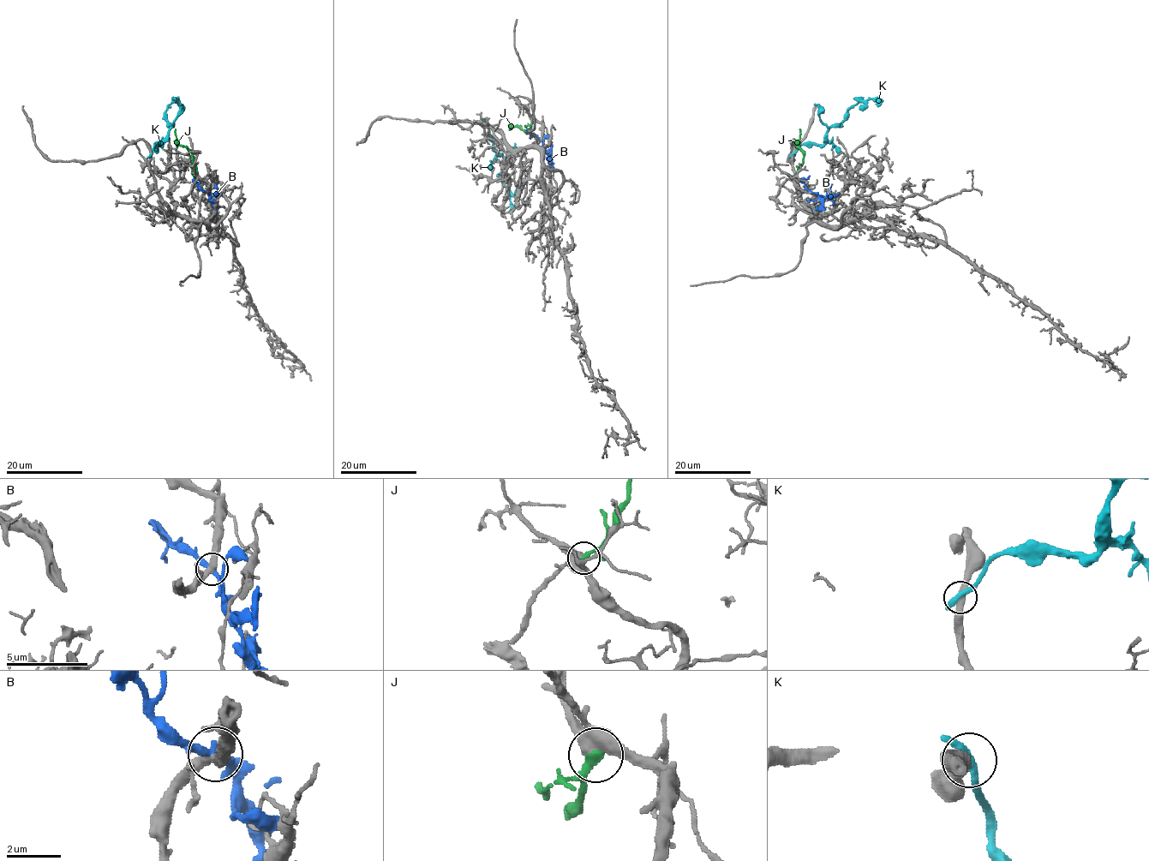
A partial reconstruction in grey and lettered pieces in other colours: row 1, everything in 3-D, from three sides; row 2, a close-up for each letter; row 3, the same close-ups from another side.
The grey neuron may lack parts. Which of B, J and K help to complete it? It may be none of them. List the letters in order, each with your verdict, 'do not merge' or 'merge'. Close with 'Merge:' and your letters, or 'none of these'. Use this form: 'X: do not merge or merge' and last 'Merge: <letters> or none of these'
B: do not merge
J: merge
K: do not merge
Merge: J

